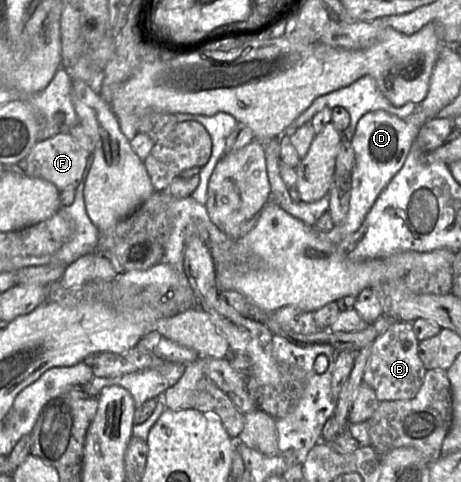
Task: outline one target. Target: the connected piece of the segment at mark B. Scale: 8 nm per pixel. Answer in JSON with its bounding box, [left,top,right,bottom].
[363,320,426,401]

